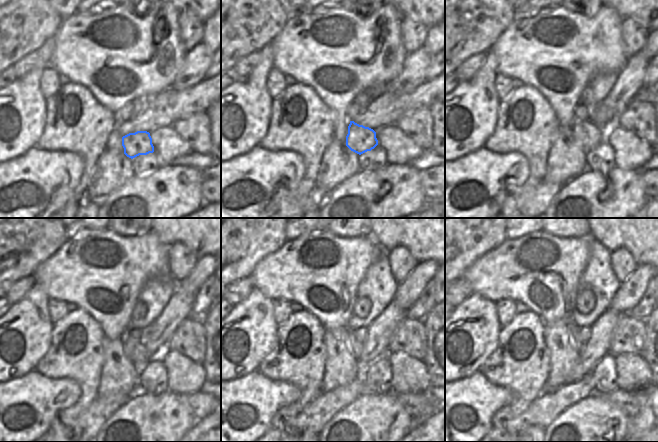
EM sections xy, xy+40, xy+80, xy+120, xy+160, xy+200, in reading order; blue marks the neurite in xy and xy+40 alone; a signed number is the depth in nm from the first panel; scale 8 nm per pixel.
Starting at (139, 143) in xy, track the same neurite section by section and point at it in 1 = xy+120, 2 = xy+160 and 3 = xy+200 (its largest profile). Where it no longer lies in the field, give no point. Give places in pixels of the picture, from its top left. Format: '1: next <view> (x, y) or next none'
1: next xy+120 (134, 350)
2: next xy+160 (355, 346)
3: next xy+200 (574, 330)

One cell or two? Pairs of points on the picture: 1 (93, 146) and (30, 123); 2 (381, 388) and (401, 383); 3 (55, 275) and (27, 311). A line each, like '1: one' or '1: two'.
1: two
2: two
3: two

